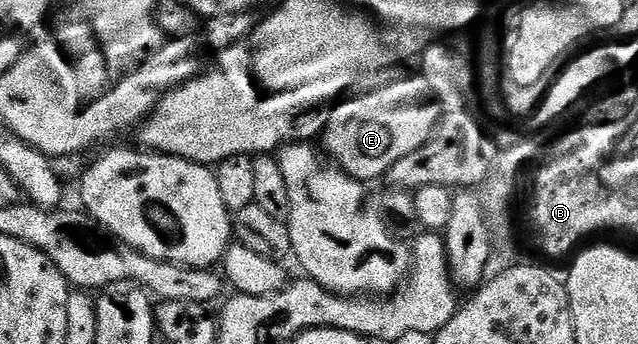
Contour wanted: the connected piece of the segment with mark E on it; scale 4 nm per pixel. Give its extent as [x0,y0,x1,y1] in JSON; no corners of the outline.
[322,77,442,180]

